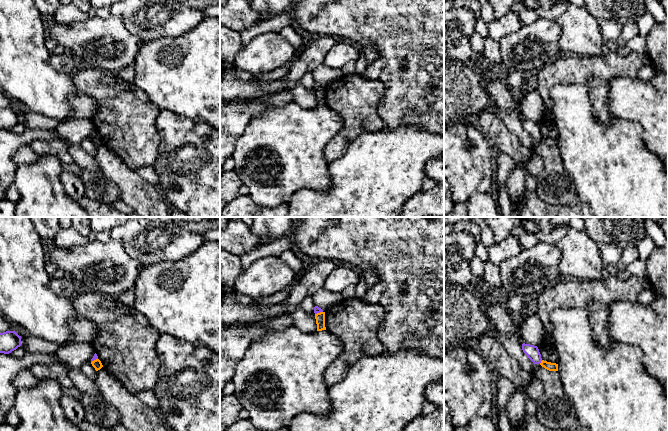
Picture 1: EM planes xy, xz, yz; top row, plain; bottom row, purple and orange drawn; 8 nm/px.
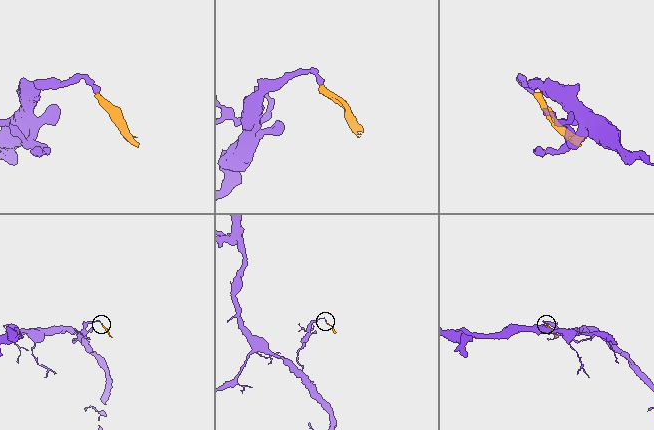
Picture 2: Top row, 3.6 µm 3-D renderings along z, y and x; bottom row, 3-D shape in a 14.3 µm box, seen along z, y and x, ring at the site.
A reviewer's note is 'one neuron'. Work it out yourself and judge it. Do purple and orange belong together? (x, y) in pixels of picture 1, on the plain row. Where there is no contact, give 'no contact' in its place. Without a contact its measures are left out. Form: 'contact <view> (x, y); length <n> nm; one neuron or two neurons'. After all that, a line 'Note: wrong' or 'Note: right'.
contact yz (540, 138); length 40 nm; two neurons
Note: wrong

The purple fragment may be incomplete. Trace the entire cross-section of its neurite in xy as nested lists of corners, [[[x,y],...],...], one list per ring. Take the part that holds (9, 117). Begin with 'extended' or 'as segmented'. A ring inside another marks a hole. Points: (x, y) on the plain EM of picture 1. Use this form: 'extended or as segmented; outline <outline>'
as segmented; outline [[[15,107],[0,109],[0,129],[9,130],[21,122],[21,112]]]

